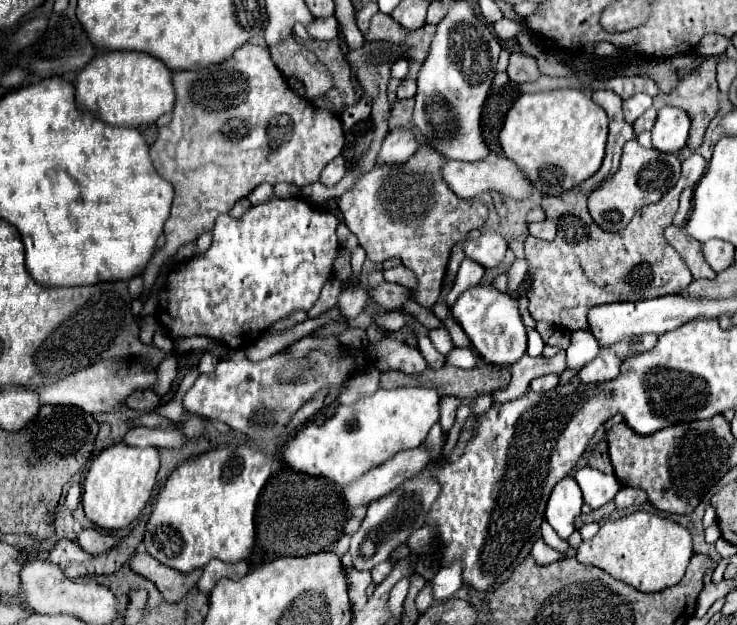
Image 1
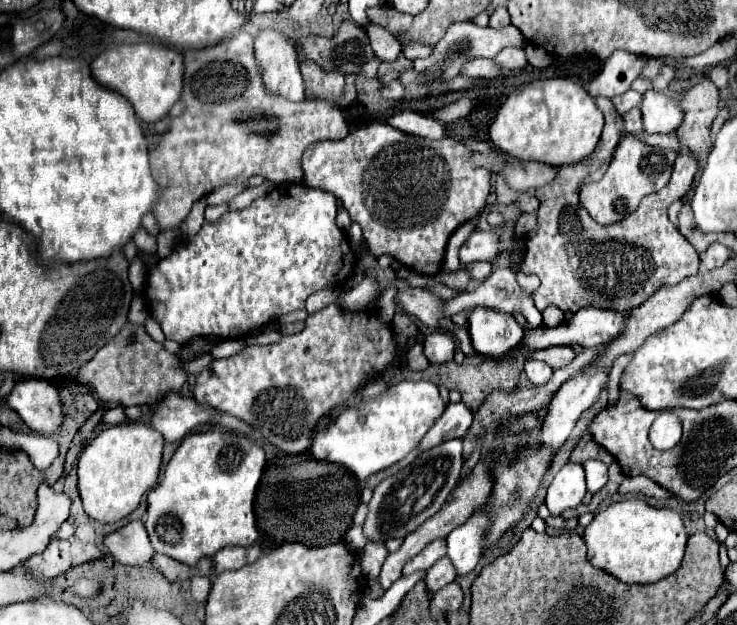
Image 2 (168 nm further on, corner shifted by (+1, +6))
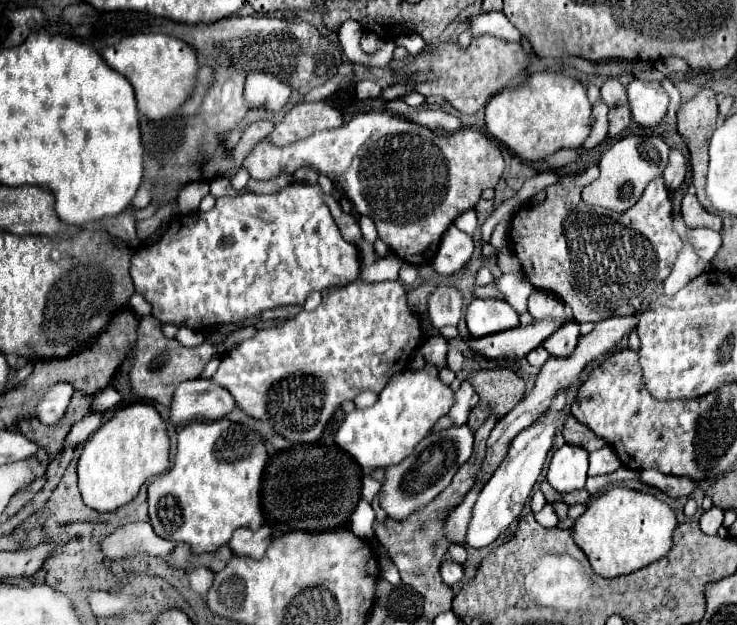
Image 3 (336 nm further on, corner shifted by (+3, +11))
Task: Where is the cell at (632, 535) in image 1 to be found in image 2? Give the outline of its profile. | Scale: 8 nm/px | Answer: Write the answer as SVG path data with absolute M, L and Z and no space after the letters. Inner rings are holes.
M637 498L615 502L597 512L583 534L589 562L625 584L653 584L673 574L681 566L687 538L685 524L677 512L651 508Z

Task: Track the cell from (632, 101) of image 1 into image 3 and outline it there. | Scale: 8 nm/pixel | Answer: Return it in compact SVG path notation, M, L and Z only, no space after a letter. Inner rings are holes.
M607 79L601 85L601 101L609 107L617 107L617 105L627 105L627 93L625 93L625 85L619 79Z

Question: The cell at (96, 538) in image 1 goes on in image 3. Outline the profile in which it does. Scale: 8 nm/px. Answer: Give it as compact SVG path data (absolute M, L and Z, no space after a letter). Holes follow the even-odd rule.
M131 523L117 529L113 535L109 535L103 541L101 549L109 559L129 557L129 555L135 555L137 551L167 557L167 553L175 549L175 543L163 537L157 537L149 523Z

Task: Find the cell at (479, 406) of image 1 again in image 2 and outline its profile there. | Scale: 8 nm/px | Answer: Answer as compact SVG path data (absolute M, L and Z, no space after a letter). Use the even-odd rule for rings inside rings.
M463 402L449 404L445 408L445 414L441 414L441 418L437 418L437 422L431 426L431 430L425 434L425 438L417 444L415 450L421 454L433 446L439 446L445 440L463 438L467 428L471 426L471 420L473 420L473 414Z

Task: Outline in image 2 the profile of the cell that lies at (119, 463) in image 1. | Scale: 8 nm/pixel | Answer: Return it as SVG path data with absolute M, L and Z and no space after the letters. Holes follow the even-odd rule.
M127 422L105 428L81 452L77 464L79 494L85 512L99 522L117 522L129 516L139 506L143 494L155 486L161 466L161 452L161 434L145 424Z

